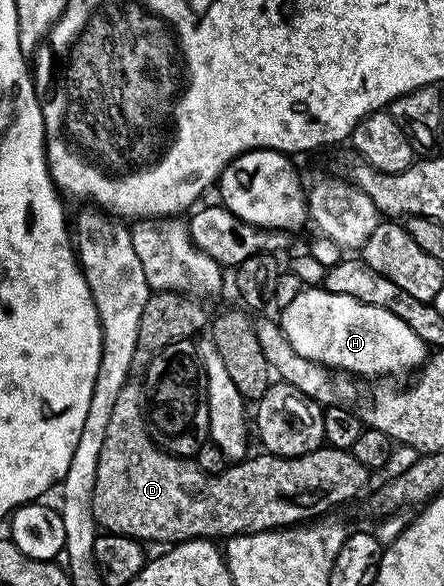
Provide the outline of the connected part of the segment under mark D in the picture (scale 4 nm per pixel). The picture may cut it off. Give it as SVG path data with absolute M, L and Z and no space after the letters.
M129 382L126 386L122 386L121 392L118 393L114 411L110 414L110 423L106 426L106 439L102 442L102 454L98 454L96 485L94 486L94 494L92 495L92 516L95 518L97 525L105 533L118 536L132 536L141 542L153 540L156 544L164 544L160 546L171 546L181 544L183 540L215 541L217 539L216 536L227 538L230 536L244 536L248 532L271 532L315 521L317 518L331 513L328 512L331 508L336 508L339 504L344 504L347 500L354 499L368 484L370 470L366 466L362 466L362 462L358 462L358 458L354 458L352 451L347 448L329 448L327 446L322 446L310 454L302 454L301 456L274 456L271 454L259 454L260 456L255 456L255 454L252 454L239 462L233 463L231 466L225 468L224 471L219 472L218 475L211 476L196 465L195 459L172 456L156 443L153 433L150 431L149 421L146 419L149 412L148 390L144 387L143 383Z

